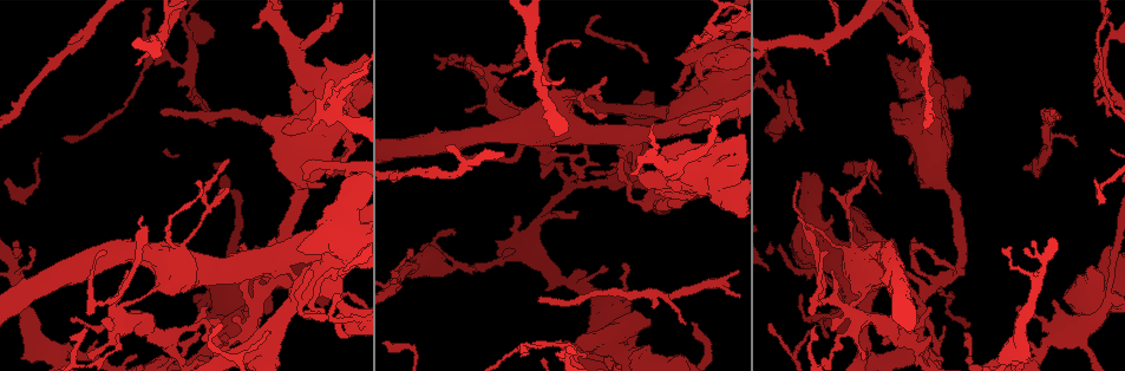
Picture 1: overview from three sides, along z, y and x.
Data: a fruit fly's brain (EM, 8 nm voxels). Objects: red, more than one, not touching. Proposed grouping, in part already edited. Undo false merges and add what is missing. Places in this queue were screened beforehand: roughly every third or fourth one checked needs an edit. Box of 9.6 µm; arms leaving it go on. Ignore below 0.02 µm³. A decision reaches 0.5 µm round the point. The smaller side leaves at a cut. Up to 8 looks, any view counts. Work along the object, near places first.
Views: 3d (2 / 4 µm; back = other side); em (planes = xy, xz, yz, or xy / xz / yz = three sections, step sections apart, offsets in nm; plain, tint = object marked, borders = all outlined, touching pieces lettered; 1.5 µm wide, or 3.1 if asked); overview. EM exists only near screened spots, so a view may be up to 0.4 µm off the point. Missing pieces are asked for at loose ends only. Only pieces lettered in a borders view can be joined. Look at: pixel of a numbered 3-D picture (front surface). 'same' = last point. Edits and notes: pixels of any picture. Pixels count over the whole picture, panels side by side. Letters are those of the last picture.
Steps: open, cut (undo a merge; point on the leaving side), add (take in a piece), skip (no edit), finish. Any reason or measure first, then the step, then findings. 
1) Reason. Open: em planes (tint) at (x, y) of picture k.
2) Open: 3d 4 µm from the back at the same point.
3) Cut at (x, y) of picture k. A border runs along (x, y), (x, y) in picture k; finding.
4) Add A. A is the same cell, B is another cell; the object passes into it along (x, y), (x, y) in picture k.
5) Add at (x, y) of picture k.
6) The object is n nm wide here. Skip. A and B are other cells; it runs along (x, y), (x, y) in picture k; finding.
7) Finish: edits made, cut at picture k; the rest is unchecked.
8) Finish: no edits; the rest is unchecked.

Thin end. Open: em xy step 4 (borders) at (446, 146) of picture 1.

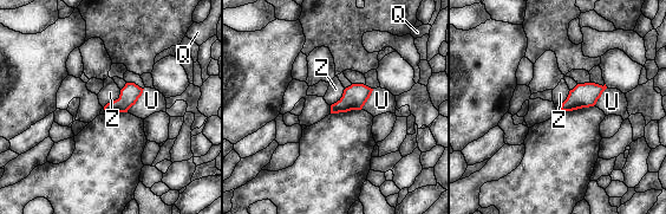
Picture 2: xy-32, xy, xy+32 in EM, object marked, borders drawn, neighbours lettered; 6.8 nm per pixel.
The object is 130 nm wide here. Skip. Q, U and Z are other cells; a border runs along (121, 90), (117, 98), (103, 106) in picture 2; none of them fits.

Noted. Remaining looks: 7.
Thick turns thin. Open: em yz step 4 (plain) at (836, 347) of picture 1.

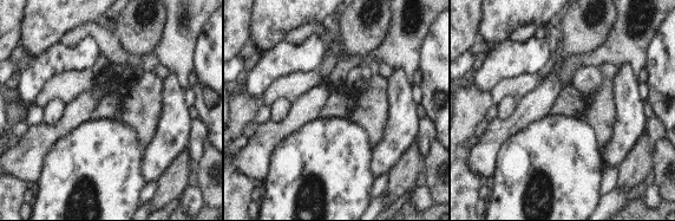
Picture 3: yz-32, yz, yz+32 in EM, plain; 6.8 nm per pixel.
Where the object lies. Open: em yz step 4 (tint) at the same point.

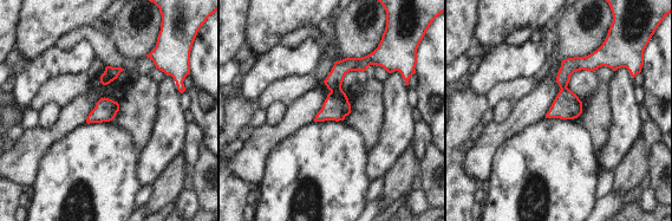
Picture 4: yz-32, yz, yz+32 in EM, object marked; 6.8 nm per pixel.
Open: em yz step 4 (borders) at the same point.

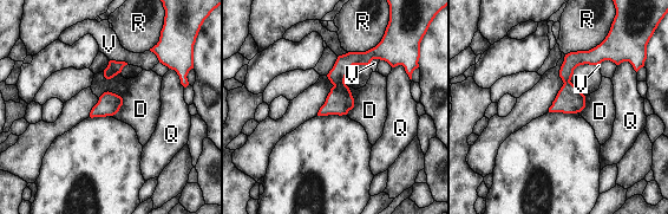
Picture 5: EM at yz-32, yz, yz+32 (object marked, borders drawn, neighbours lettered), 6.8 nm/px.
The longest contact is with R, 300 nm. Cut at (339, 101) of picture 5. D, Q, R and V are other cells; a border runs along (344, 80), (334, 85) in picture 5; two cells meet here.

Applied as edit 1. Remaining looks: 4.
See it whole again. Open: overview.

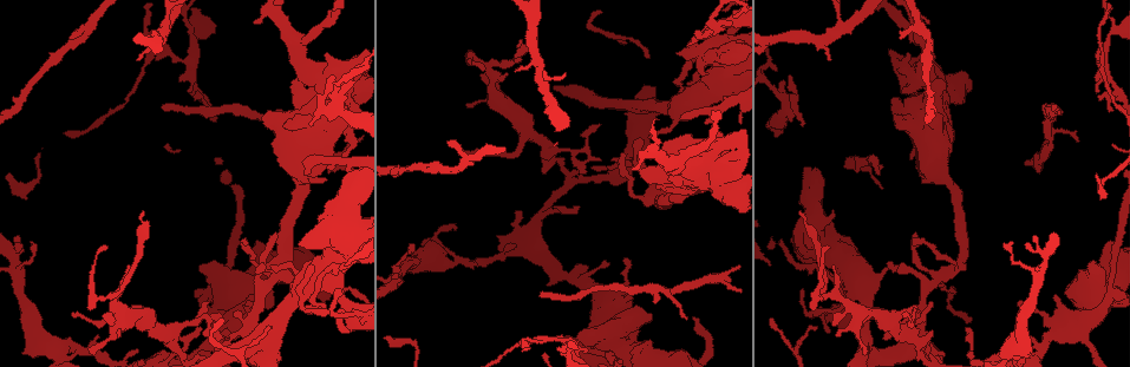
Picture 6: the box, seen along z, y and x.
Tapers out. Open: em xz step 8 (borders) at (913, 236) of picture 6.

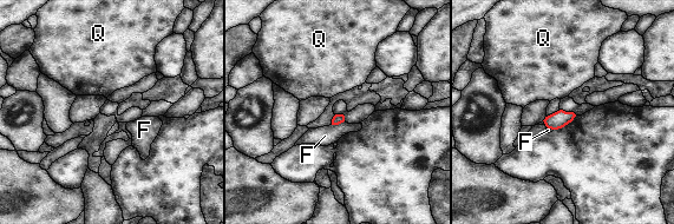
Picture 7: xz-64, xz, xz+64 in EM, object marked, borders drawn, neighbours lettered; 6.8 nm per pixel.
Skip. F and Q are other cells; a border runs along (344, 120), (332, 125) in picture 7; no lettered piece goes on from it.

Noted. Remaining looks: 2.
Finish: edits made, cut at picture 5; the rest is unchecked.

